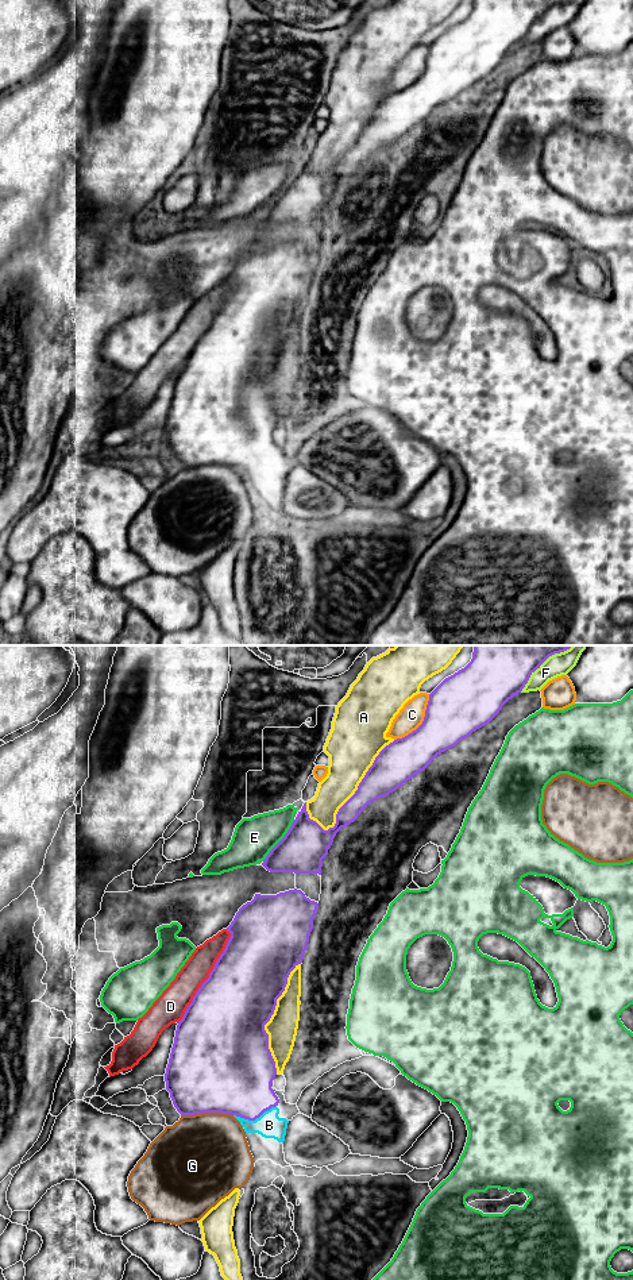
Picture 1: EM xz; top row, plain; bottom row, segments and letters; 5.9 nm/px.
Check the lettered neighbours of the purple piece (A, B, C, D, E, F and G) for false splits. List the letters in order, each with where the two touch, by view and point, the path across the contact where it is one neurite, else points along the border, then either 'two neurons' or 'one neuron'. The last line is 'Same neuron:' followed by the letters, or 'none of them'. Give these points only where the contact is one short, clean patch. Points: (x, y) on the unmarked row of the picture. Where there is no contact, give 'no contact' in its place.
A: contact xz (354, 146); two neurons
B: contact xz (254, 471); way xz (238, 434), (254, 455), (254, 471), (263, 471), (269, 477); one neuron
C: contact xz (423, 74); two neurons
D: contact xz (209, 328); two neurons
E: contact xz (281, 192); two neurons
F: contact xz (541, 15); two neurons
G: contact xz (207, 463); two neurons
Same neuron: B

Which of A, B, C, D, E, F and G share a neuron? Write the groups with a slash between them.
A / B / C / D / E / F / G

